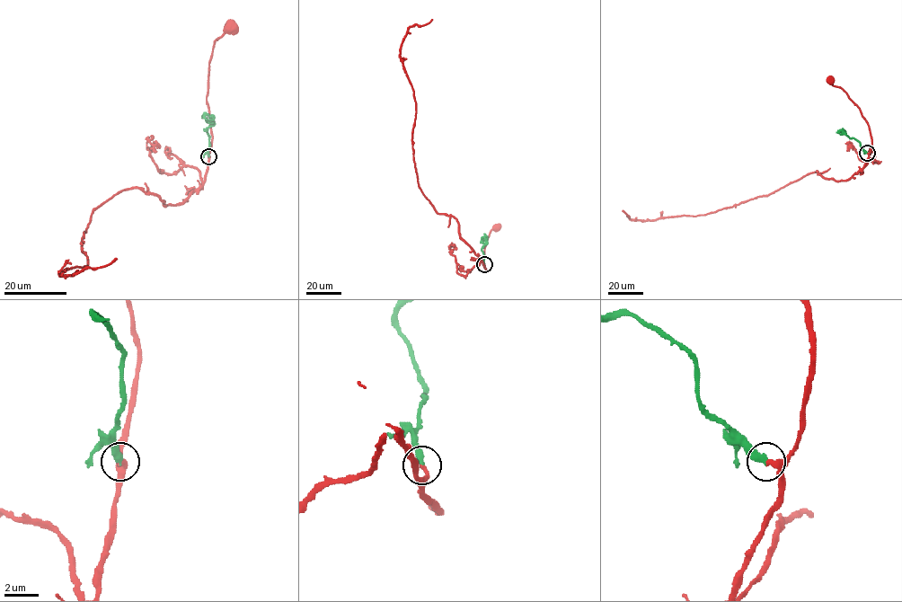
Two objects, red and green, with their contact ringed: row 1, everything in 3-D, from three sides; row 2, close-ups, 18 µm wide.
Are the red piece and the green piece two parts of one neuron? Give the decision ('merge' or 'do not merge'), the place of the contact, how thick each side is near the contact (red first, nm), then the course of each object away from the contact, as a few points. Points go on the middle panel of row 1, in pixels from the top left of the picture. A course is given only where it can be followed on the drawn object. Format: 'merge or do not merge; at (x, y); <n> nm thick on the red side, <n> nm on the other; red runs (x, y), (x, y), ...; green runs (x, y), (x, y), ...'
merge; at (484, 264); 280 nm thick on the red side, 400 nm on the other; red runs (484, 264), (486, 269), (482, 264), (484, 247), (490, 232), (496, 226); green runs (484, 264), (481, 251), (487, 238), (483, 234)

